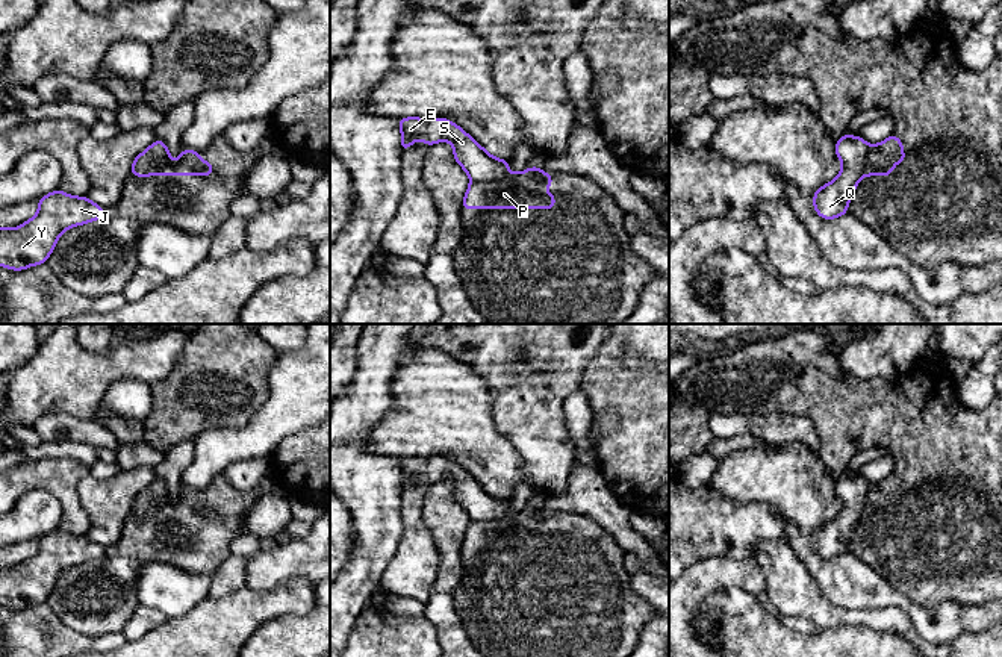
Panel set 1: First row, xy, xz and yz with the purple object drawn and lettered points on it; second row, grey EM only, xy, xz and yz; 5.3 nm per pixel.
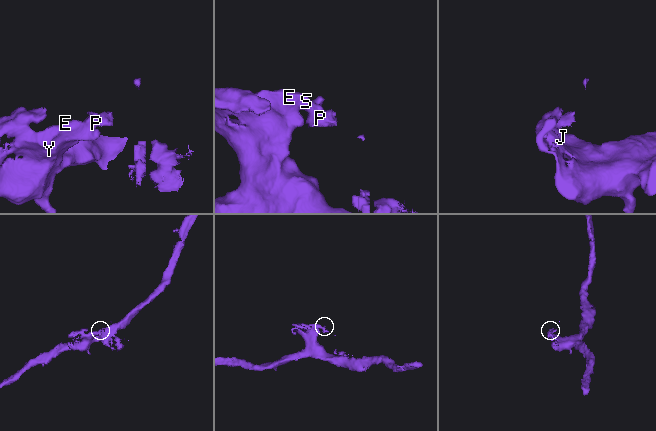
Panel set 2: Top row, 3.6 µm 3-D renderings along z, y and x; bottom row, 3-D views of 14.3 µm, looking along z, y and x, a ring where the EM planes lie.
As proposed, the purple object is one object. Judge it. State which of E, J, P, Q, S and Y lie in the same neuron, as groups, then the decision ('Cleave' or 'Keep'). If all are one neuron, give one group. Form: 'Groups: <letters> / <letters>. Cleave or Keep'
Groups: E J Q S Y / P. Cleave

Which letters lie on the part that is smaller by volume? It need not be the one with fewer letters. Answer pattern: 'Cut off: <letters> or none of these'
Cut off: P

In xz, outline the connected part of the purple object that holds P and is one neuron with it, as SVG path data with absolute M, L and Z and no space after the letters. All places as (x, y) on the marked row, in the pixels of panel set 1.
M539 167L509 173L492 182L471 182L465 194L465 209L554 209L555 195L543 194L552 186L552 176Z

